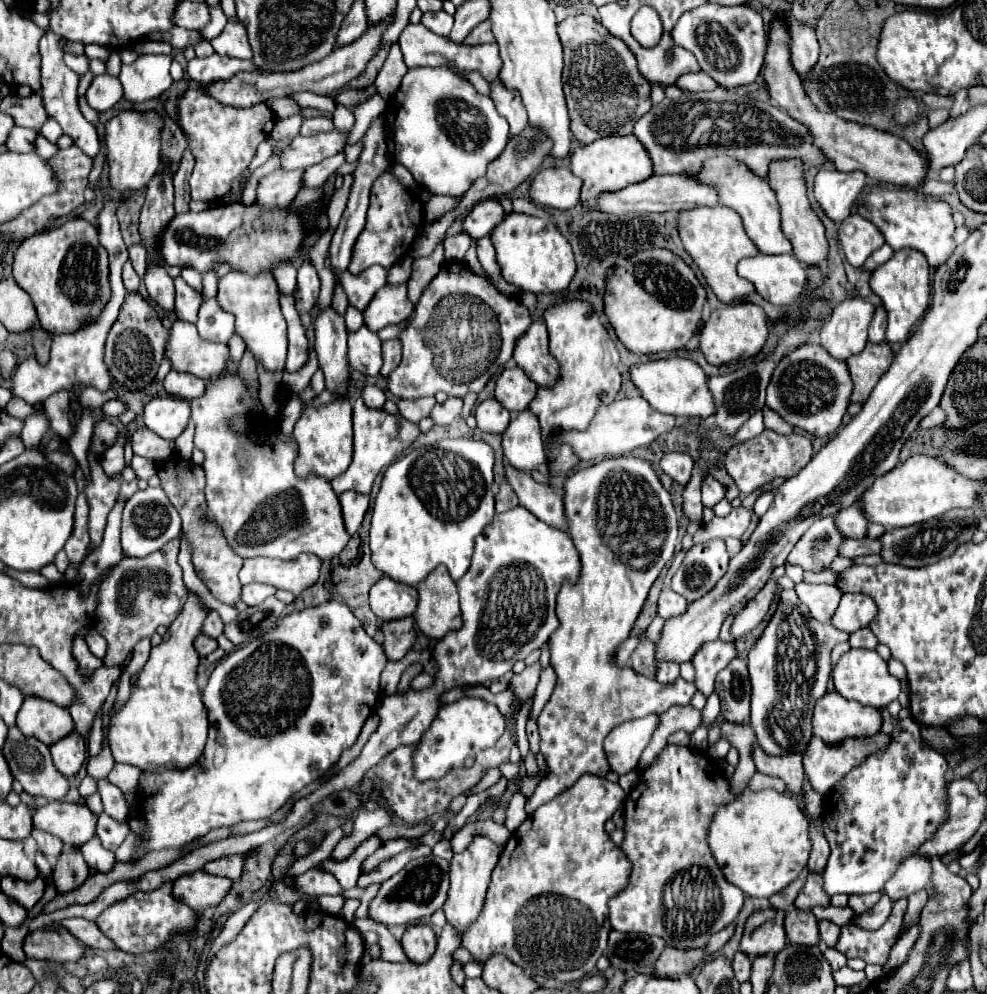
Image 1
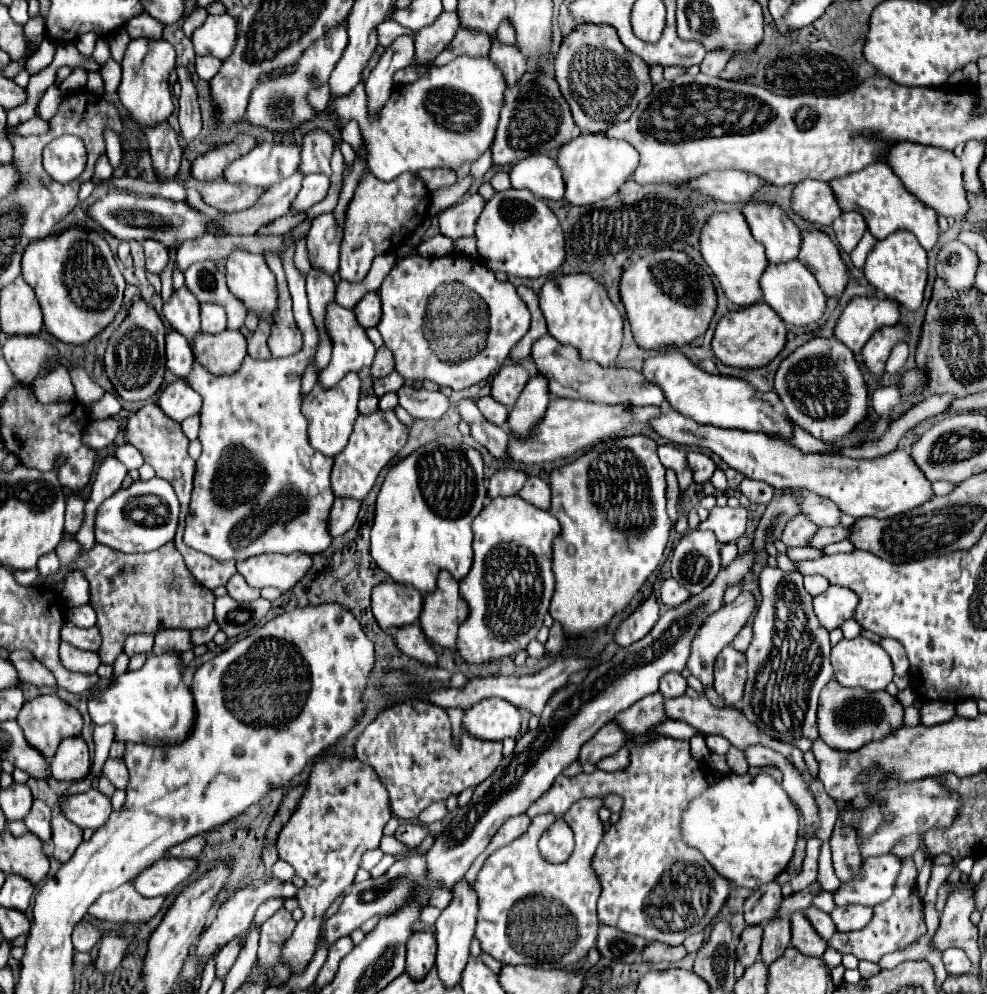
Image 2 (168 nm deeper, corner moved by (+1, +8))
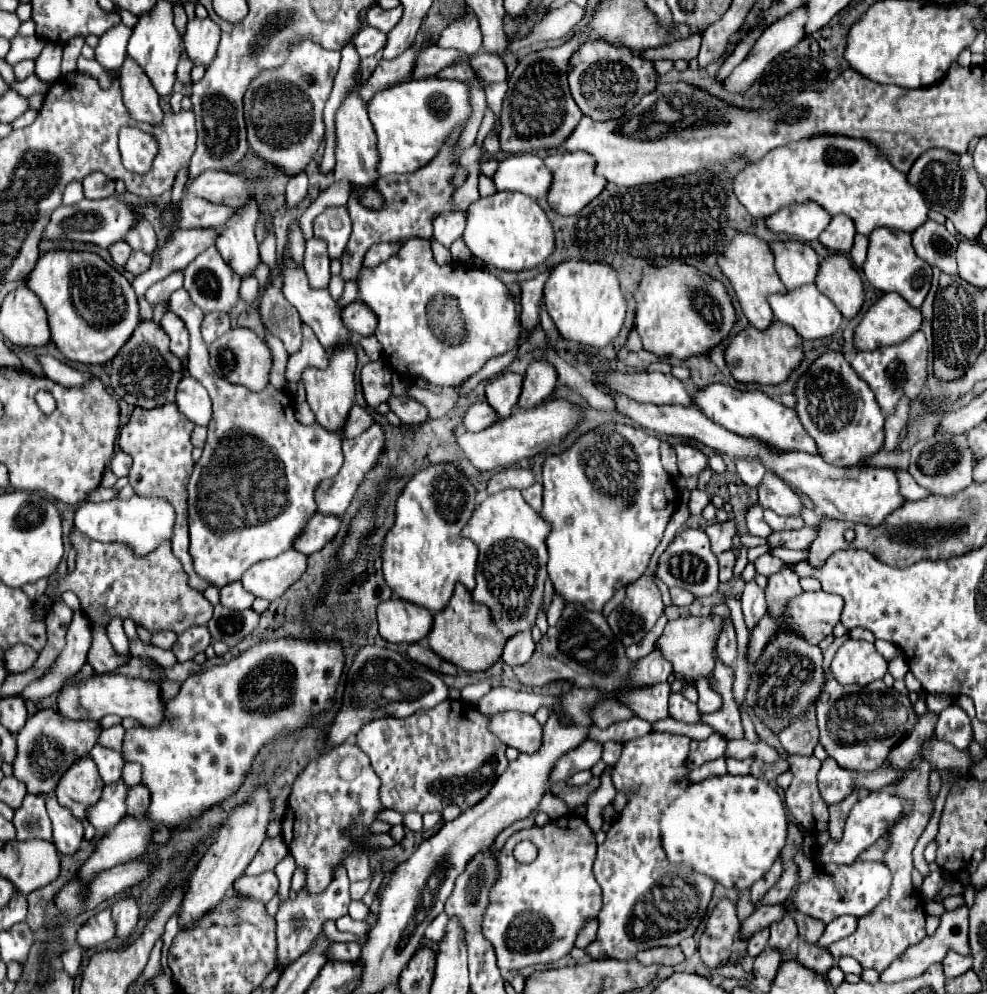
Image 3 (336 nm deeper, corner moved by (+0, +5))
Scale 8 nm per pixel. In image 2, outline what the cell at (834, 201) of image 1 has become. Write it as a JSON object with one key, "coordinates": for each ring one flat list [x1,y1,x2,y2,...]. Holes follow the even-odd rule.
{"coordinates":[[803,180,795,186,791,194,791,210,803,220,819,226,829,226,841,216,837,200,833,200,833,192,829,192,829,184,819,180]]}

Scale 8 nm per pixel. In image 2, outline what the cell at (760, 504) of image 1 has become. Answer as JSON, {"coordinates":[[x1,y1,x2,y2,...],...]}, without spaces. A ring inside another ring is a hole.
{"coordinates":[[745,478,739,484,739,490,741,490,741,494,745,494,755,504,769,504,773,498,773,492,775,492,775,488,769,486,767,482,753,480,753,478]]}

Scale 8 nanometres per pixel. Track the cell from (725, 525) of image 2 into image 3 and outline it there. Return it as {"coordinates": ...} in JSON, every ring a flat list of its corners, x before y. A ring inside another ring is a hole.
{"coordinates":[[728,519,724,523,714,523,710,527,704,529,706,535,710,537,712,541,712,551,718,555,722,551,728,551,732,549,732,539,736,537,736,521,734,519]]}

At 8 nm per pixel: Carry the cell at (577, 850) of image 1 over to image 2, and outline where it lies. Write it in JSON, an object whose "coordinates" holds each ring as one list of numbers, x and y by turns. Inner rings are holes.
{"coordinates":[[579,800,565,814,563,820,575,834,575,850,571,858,563,864,549,864,541,858,537,842,545,828,555,822,553,814,539,814,531,820,529,830,511,842,505,848,495,850,483,864,477,874,477,898,479,898,479,914,477,914,477,940,481,942,483,952,491,954,501,964,527,964,527,966,551,966,551,968,575,968,579,960,583,960,589,948,595,946,599,918,597,918,597,900,601,892,601,884,591,868,593,852,603,838,603,824,597,816,601,808,601,800]]}

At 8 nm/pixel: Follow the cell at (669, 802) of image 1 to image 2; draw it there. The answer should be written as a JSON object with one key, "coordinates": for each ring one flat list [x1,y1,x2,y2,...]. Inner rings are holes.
{"coordinates":[[657,736,655,740,643,746,629,740,627,748,629,748,629,766,625,770,617,772,595,770,593,774,577,774,573,778,557,776,553,788,549,788,549,792,545,792,545,796,541,796,541,800,537,800,533,808,529,808,527,816,535,818,537,814,547,812,561,816,571,808,573,802,582,798,604,798,606,790,609,794,619,794,623,798,623,810,619,822,609,828,609,834,603,836,593,856,593,870,603,888,599,898,599,920,625,934,635,934,651,942,653,940,663,942,667,946,679,946,689,934,701,932,705,926,709,926,729,896,729,882,723,876,719,876,695,848,689,848,681,840,679,832,681,812,687,808,691,800,695,800,709,786,705,778,705,766,693,760,687,740]]}

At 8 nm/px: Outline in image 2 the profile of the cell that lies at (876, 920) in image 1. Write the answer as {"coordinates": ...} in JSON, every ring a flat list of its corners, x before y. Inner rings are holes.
{"coordinates":[[849,904,849,906,837,906,831,912,831,918,835,922,837,932,853,932,859,930,861,926,865,926,873,916,873,908,865,908,865,906,857,906,857,904]]}

